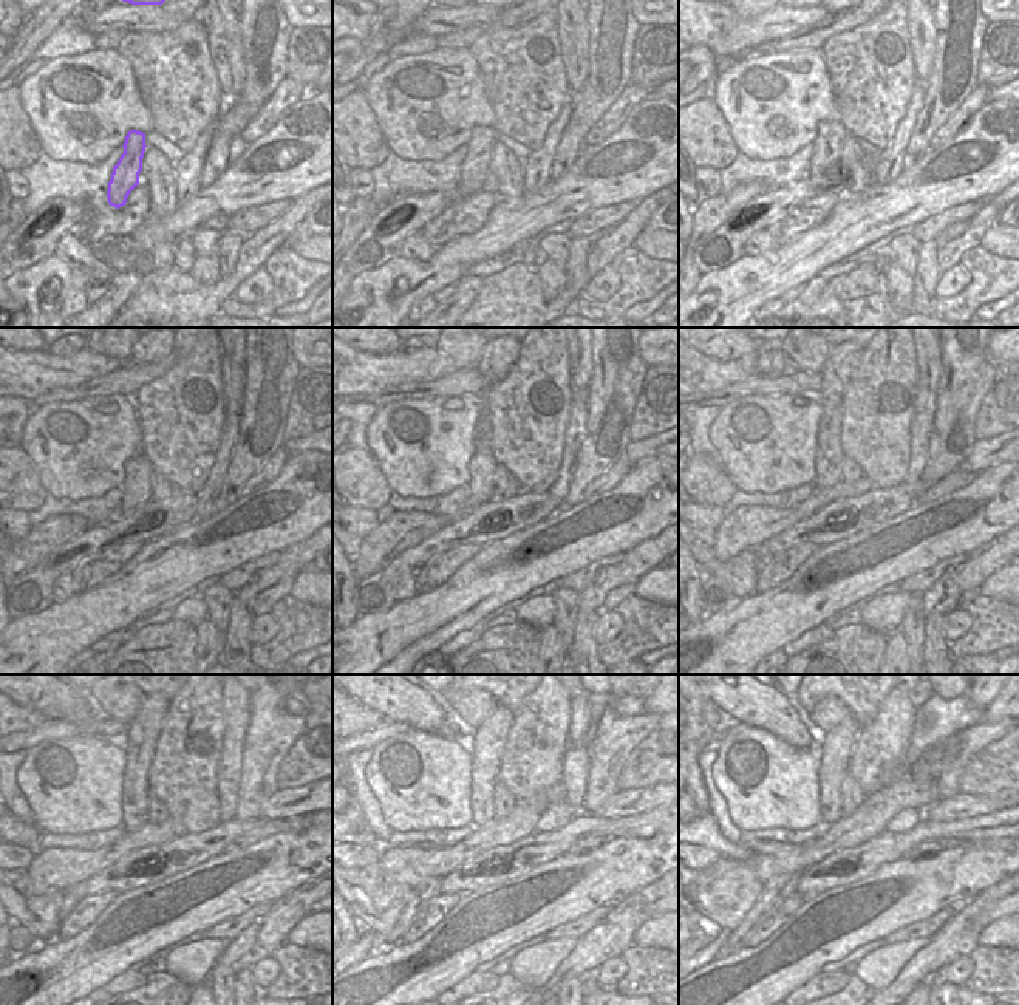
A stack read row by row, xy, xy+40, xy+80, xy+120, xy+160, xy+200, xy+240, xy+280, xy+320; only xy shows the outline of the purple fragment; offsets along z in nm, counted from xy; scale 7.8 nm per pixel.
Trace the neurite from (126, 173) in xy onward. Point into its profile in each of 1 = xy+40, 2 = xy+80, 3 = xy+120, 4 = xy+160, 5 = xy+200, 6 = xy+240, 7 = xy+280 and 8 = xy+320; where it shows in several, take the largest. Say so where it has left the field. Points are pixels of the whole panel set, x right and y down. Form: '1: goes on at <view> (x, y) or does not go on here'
1: goes on at xy+40 (475, 166)
2: goes on at xy+80 (828, 146)
3: goes on at xy+120 (136, 486)
4: goes on at xy+160 (483, 466)
5: goes on at xy+200 (843, 359)
6: goes on at xy+240 (143, 732)
7: goes on at xy+280 (489, 741)
8: goes on at xy+320 (838, 744)

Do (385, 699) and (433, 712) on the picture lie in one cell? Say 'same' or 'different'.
same

